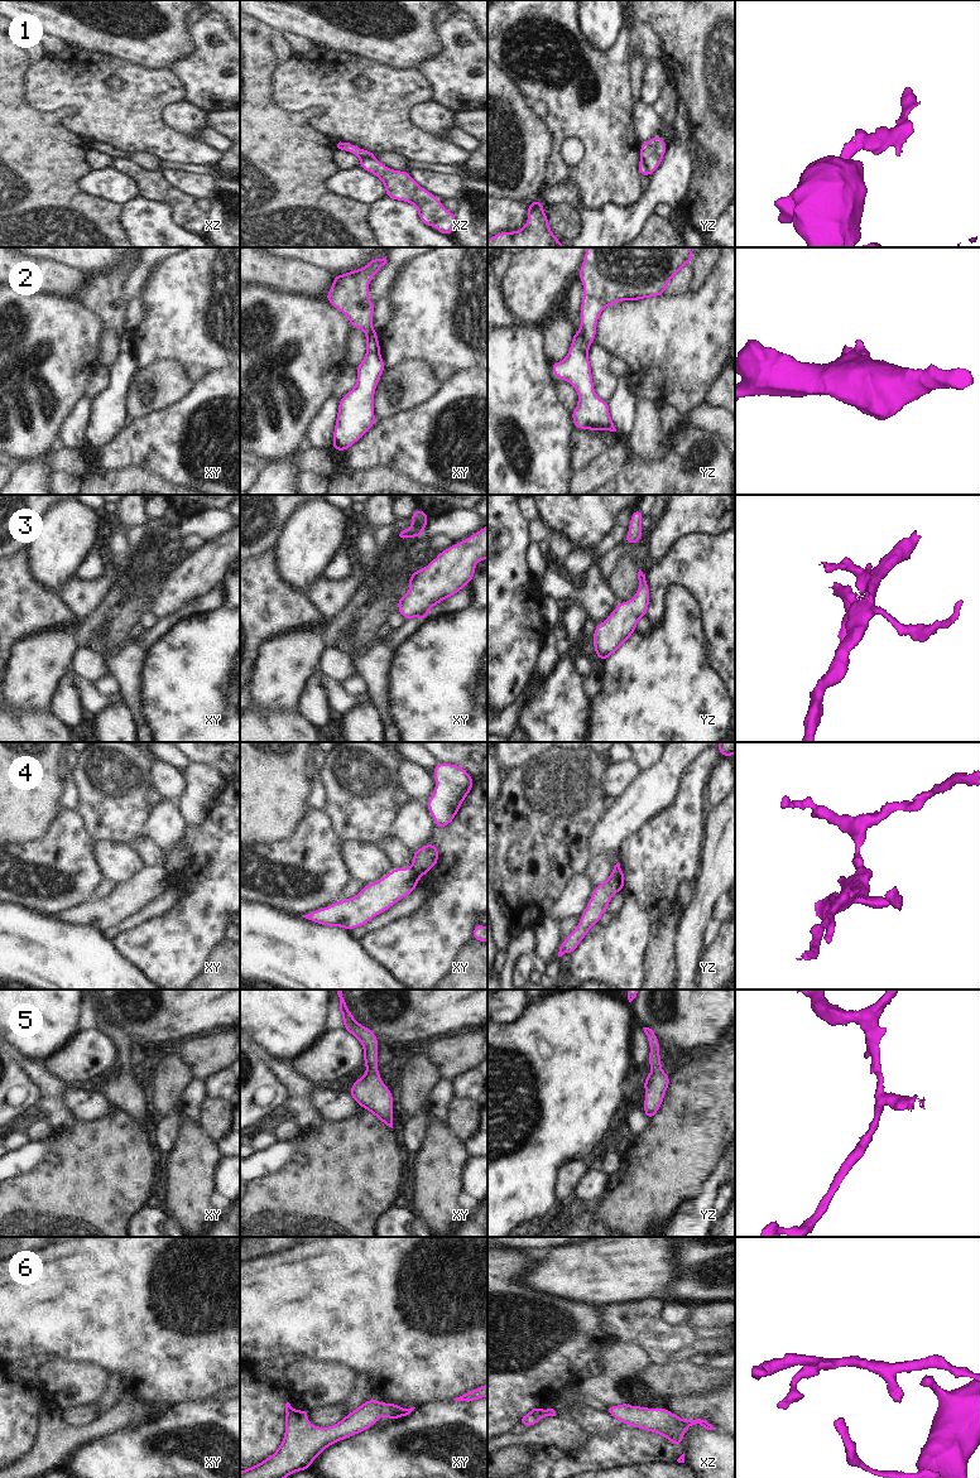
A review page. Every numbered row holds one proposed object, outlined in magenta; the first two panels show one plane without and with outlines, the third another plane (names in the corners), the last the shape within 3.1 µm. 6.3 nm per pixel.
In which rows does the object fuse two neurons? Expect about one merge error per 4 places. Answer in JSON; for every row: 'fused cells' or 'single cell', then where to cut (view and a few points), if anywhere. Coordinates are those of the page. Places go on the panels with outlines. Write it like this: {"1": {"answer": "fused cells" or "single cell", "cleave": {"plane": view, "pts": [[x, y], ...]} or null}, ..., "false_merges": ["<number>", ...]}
{"1": {"answer": "fused cells", "cleave": {"plane": "yz", "pts": [[642, 158], [648, 174]]}}, "2": {"answer": "fused cells", "cleave": {"plane": "yz", "pts": [[580, 328], [584, 340], [589, 345]]}}, "3": {"answer": "fused cells", "cleave": {"plane": "xy", "pts": [[417, 571], [409, 583]]}}, "4": {"answer": "fused cells", "cleave": {"plane": "xy", "pts": [[411, 866], [419, 876]]}}, "5": {"answer": "single cell", "cleave": null}, "6": {"answer": "single cell", "cleave": null}, "false_merges": ["1", "2", "3", "4"]}

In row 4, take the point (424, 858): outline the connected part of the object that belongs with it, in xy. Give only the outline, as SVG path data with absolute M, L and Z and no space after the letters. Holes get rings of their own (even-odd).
M427 843L413 852L412 868L419 877L423 877L438 863L438 857L438 847L436 844Z

